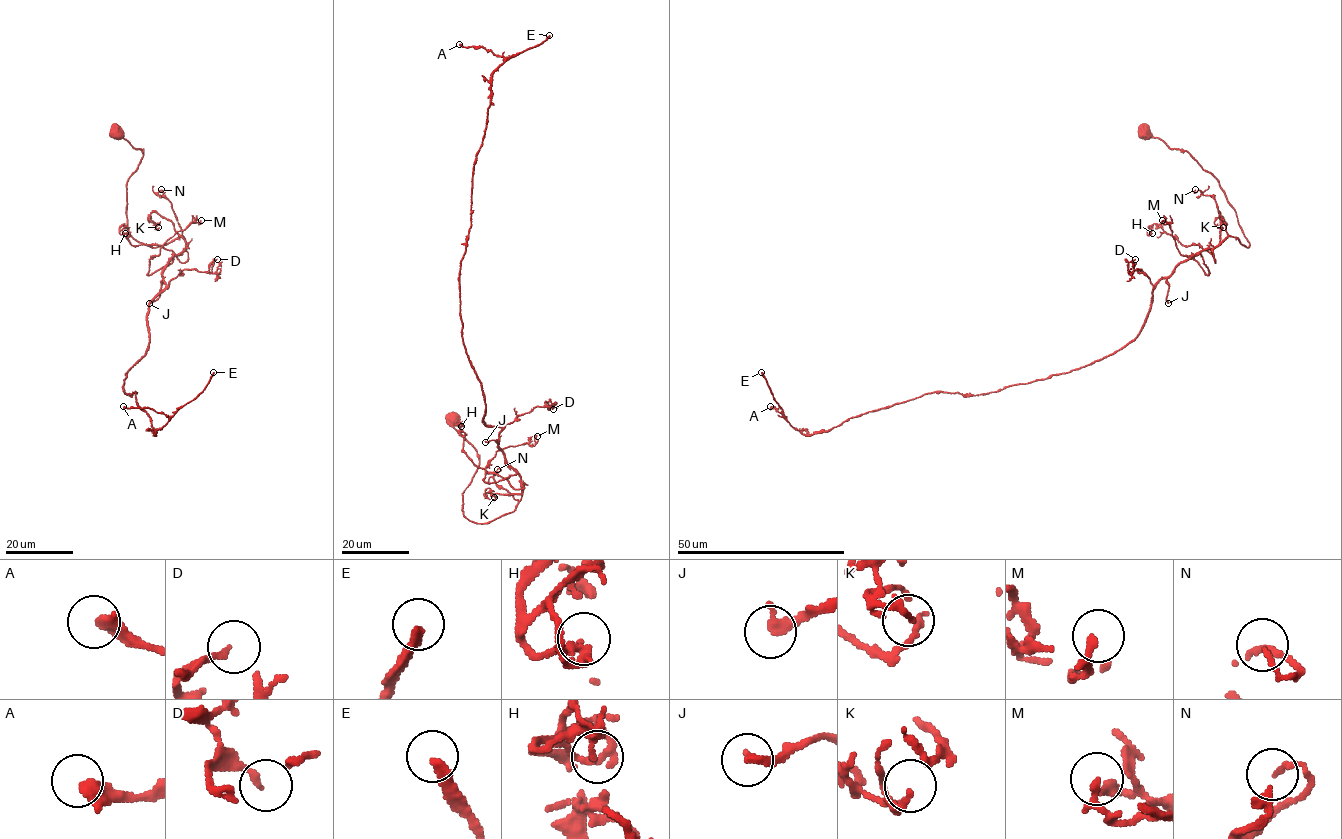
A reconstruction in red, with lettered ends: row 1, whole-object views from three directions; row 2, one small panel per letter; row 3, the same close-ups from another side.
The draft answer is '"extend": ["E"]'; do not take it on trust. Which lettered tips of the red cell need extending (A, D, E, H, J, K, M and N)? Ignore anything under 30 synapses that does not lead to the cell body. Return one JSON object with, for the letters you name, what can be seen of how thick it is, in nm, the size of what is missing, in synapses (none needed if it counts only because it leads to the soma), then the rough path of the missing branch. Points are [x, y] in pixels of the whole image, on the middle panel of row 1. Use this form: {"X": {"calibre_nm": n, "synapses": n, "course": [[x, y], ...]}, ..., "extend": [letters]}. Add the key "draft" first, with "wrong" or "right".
{"draft": "right", "E": {"calibre_nm": 280, "synapses": 500}, "extend": ["E"]}

